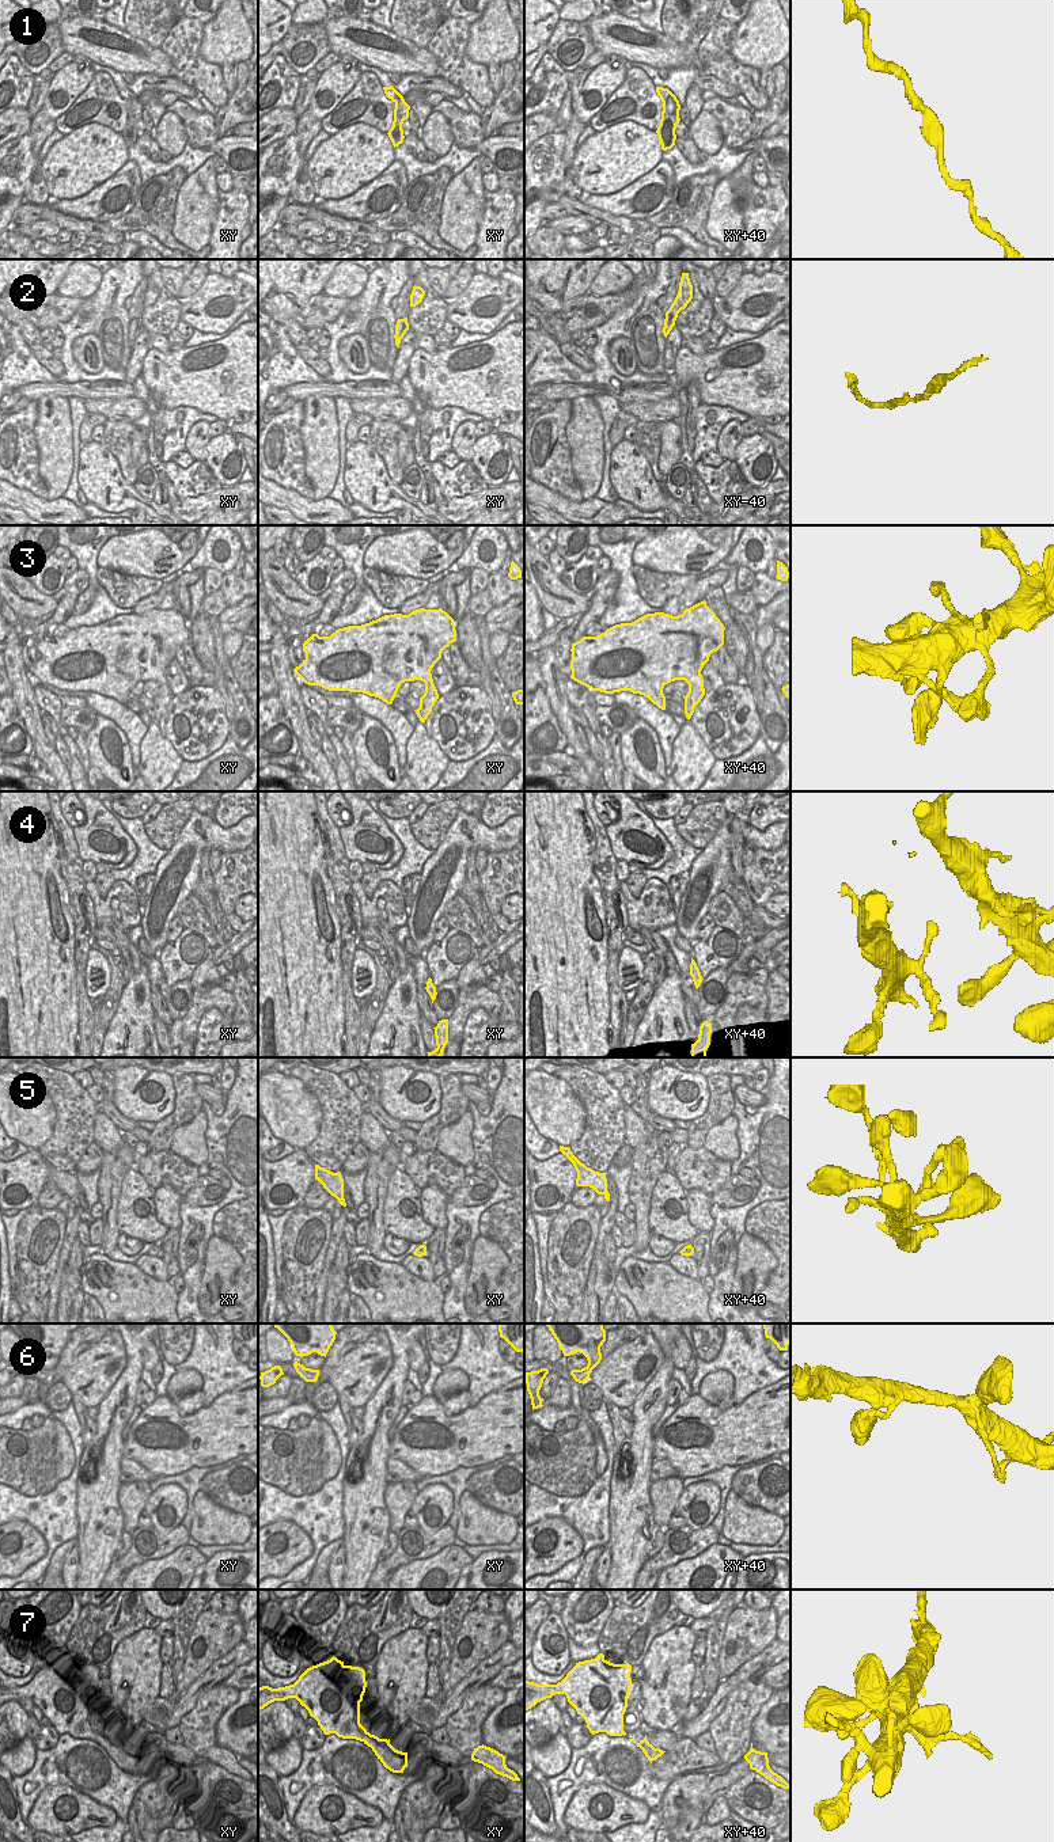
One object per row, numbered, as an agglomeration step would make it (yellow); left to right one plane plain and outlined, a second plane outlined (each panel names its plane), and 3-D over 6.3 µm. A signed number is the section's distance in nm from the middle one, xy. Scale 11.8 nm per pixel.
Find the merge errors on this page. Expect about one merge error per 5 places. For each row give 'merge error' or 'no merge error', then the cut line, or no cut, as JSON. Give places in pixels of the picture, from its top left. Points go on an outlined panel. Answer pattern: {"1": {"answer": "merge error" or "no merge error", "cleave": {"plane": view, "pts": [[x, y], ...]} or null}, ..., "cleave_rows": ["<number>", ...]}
{"1": {"answer": "no merge error", "cleave": null}, "2": {"answer": "no merge error", "cleave": null}, "3": {"answer": "no merge error", "cleave": null}, "4": {"answer": "no merge error", "cleave": null}, "5": {"answer": "no merge error", "cleave": null}, "6": {"answer": "no merge error", "cleave": null}, "7": {"answer": "no merge error", "cleave": null}, "cleave_rows": []}

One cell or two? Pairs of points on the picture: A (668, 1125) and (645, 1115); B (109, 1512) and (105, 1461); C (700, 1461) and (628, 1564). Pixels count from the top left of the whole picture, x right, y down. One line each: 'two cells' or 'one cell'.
A: one cell
B: one cell
C: two cells

